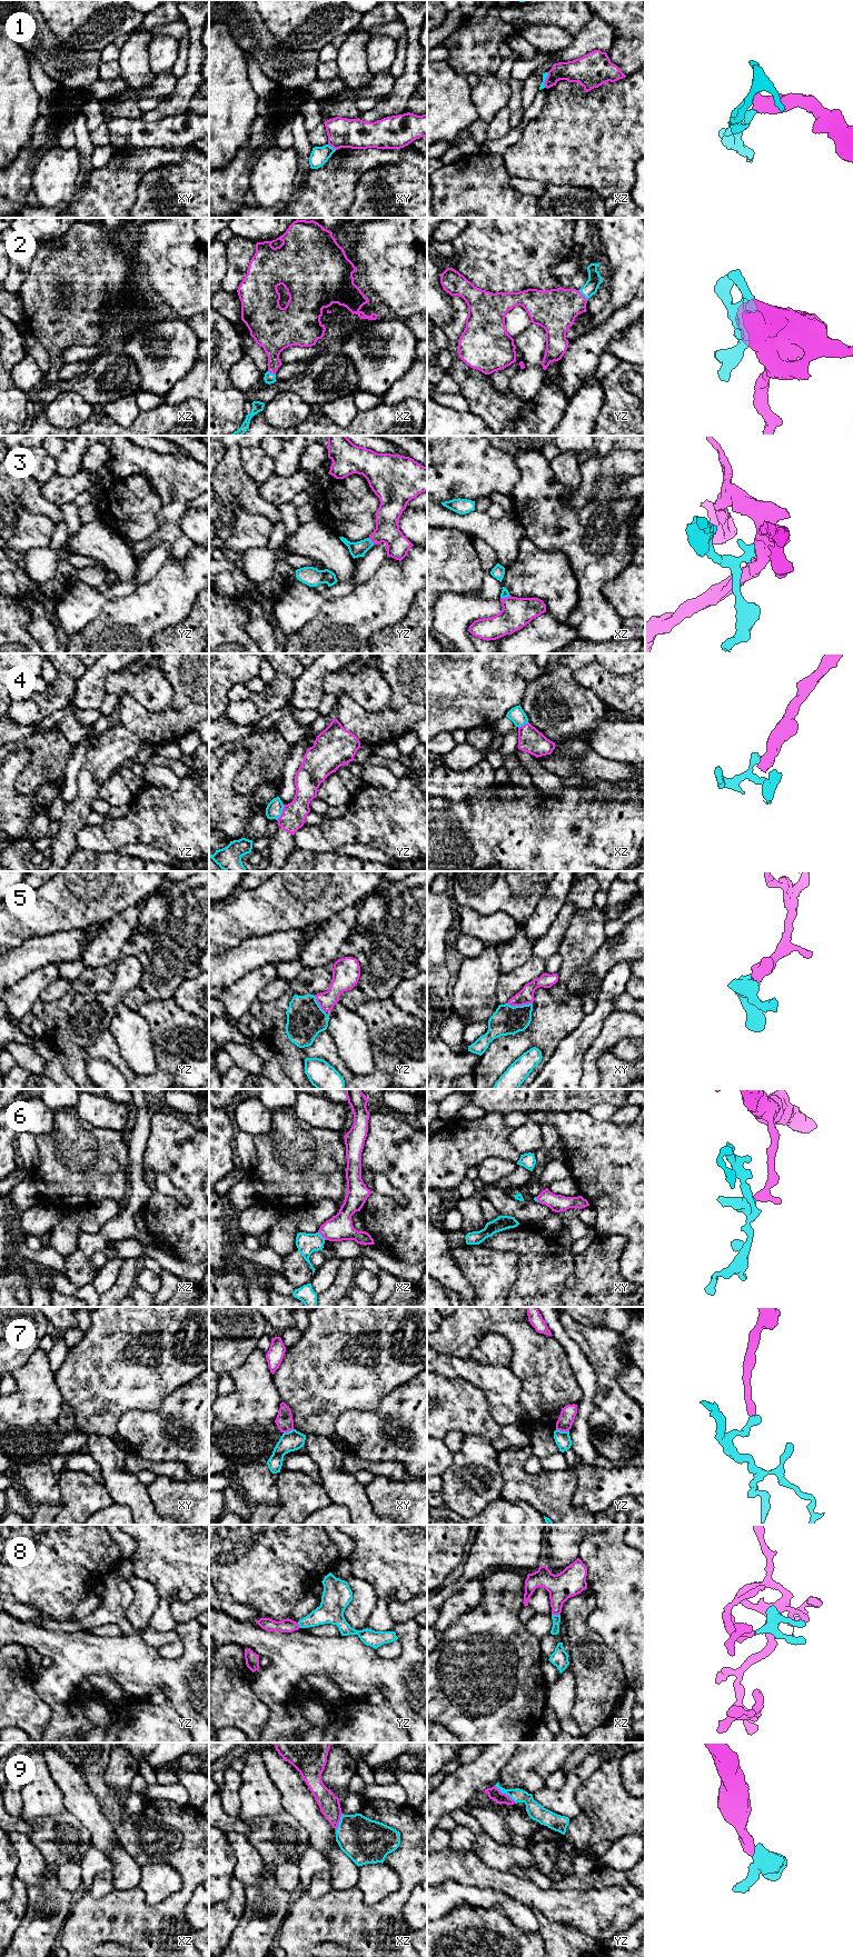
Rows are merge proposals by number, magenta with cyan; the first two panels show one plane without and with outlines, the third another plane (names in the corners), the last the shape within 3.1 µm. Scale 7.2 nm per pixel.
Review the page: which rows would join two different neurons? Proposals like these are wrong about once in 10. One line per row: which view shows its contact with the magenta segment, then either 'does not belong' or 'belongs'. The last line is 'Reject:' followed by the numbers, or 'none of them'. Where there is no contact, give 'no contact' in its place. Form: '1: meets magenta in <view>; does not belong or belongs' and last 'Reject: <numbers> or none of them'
1: meets magenta in xy; does not belong
2: meets magenta in yz; belongs
3: meets magenta in yz; belongs
4: meets magenta in yz; does not belong
5: meets magenta in xy; belongs
6: meets magenta in xz; belongs
7: meets magenta in yz; does not belong
8: meets magenta in xz; belongs
9: meets magenta in yz; belongs
Reject: 1, 4, 7

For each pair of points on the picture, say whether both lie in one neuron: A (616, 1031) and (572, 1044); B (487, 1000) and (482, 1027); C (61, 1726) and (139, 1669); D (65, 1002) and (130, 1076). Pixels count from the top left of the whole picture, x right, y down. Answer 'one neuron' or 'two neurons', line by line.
A: two neurons
B: two neurons
C: two neurons
D: one neuron

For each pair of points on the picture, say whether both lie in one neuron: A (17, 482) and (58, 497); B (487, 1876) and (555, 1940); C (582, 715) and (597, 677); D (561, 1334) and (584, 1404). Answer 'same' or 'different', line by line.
A: different
B: different
C: different
D: same

